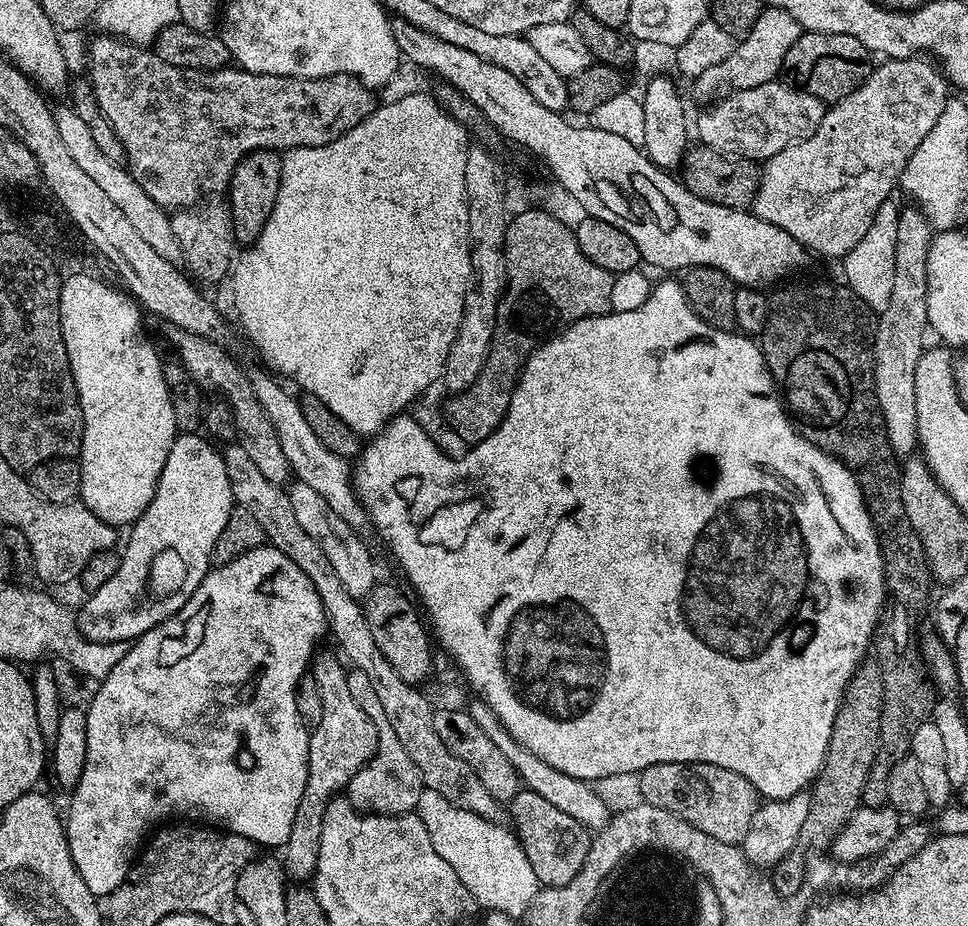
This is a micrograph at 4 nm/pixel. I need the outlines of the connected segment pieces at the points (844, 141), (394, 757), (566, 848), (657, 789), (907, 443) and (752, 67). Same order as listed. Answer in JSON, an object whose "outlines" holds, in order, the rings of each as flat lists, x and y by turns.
{"outlines":[[[917,54,915,56,907,56,904,60,888,58,880,63,884,64,878,65,877,68,875,65,869,71,866,79,850,95,835,101,825,111,822,122,814,130,812,136,807,136,805,140,800,140,797,144,786,146,786,150,778,150,778,154,774,154,769,160,763,161,762,167,759,169,760,185,756,187,756,197,752,199,750,205,752,215,762,218,782,230,786,230,786,234,790,234,805,249,811,250,813,248,814,251,821,252,824,256,843,258,862,239,868,228,870,228,878,208,890,200,892,191,897,191,900,175,910,158,910,154,914,154,914,150,918,150,922,138,926,138,926,134,930,134,930,130,934,130,934,122,938,122,938,114,944,112,944,107,946,107,950,99,950,85,944,73,940,71,939,67,931,59]],[[353,667,348,672,346,686,350,689,350,695,354,697,354,702,358,702,358,706,368,715,370,722,374,722,376,731,376,752,358,770,358,774,354,774,354,778,350,778,346,789,346,799,358,812,365,814,402,816,415,813,420,793,425,789,420,780,418,767,410,760,405,747,394,734,394,729,390,726,389,719,386,718,377,692,374,691,365,671]],[[527,790,517,792,510,801,510,824,526,858,530,858,530,866,534,869,541,886,545,888,566,886,566,882,570,882,570,878,578,874,582,862,586,862,590,843,589,829,574,818,570,818,570,814,558,810,558,806,546,802,542,794,534,794]],[[651,764,648,768,643,768,638,773,640,780,640,792,643,803,653,804,659,808,670,810,675,816,681,816,686,822,690,822,702,834,710,834,710,838,718,838,718,842,739,845,751,819,758,807,758,793,754,786,742,774,734,770,726,770,722,766,713,764]],[[904,206,899,209,897,245,894,251,894,284,891,287,890,298,884,312,879,313,878,319,875,321,876,343,874,345,874,379,878,406,882,410,882,418,890,446,900,458,911,457,918,444,916,439,918,401,914,398,914,370,918,370,918,358,926,347,924,331,927,333,930,328,928,307,926,306,926,294,928,293,926,262,934,235,932,225,920,213,920,209,915,206,908,207]],[[765,7,760,13,758,22,733,47,730,58,722,58,718,66,710,66,707,70,702,70,691,81,692,96,700,103,700,106,711,106,726,99,732,92,750,90,754,86,773,83,781,75,784,67,786,53,794,42,798,42,801,34,801,26,786,10,781,8]]]}

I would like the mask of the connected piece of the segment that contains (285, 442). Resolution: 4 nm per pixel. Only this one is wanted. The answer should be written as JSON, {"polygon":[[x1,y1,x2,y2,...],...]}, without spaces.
{"polygon":[[268,376,255,377,254,387,258,402,262,402,262,410,266,410,278,434,278,442,282,442,282,454,286,454,291,475,299,483,318,490,318,494,322,494,322,498,330,502,330,508,346,523,357,530,363,529,364,522,366,524,366,513,356,497,356,490,352,483,353,469,349,461,343,456,334,454,334,450,322,446,318,434,310,430,310,425,307,424,300,409,299,399,295,395,292,397,282,385,275,384]]}

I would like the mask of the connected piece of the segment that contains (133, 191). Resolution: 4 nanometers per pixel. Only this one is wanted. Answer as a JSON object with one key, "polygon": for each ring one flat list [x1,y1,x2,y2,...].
{"polygon":[[66,110,64,113,61,111,58,123,66,142,66,150,70,150,70,158,74,158,74,162,78,162,78,166,82,166,82,170,86,170,86,174,90,174,94,182,98,182,98,187,106,194,106,198,110,198,110,202,114,202,114,206,118,206,118,210,122,210,122,214,130,218,130,226,134,226,138,234,142,234,142,238,146,238,146,242,150,242,150,246,154,246,154,250,162,254,162,258,175,261,181,255,181,248,171,229,169,213,156,204,150,194,146,194,146,190,142,190,140,183,132,177,132,173,123,163,111,161,98,150,87,125,72,110]]}

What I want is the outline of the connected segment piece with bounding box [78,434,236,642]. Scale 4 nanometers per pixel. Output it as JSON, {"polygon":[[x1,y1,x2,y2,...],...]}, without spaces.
{"polygon":[[180,434,173,440,154,494,144,507,144,512,131,525,132,533,124,544,124,552,119,553,120,565,116,567,116,573,105,584,94,589,84,609,78,612,80,632,88,640,135,641,146,630,158,626,182,610,182,606,186,606,194,590,198,590,208,575,213,563,214,542,218,542,218,534,226,530,226,522,236,504,221,449,216,449,217,445,211,439,208,440,203,440,200,434]]}

